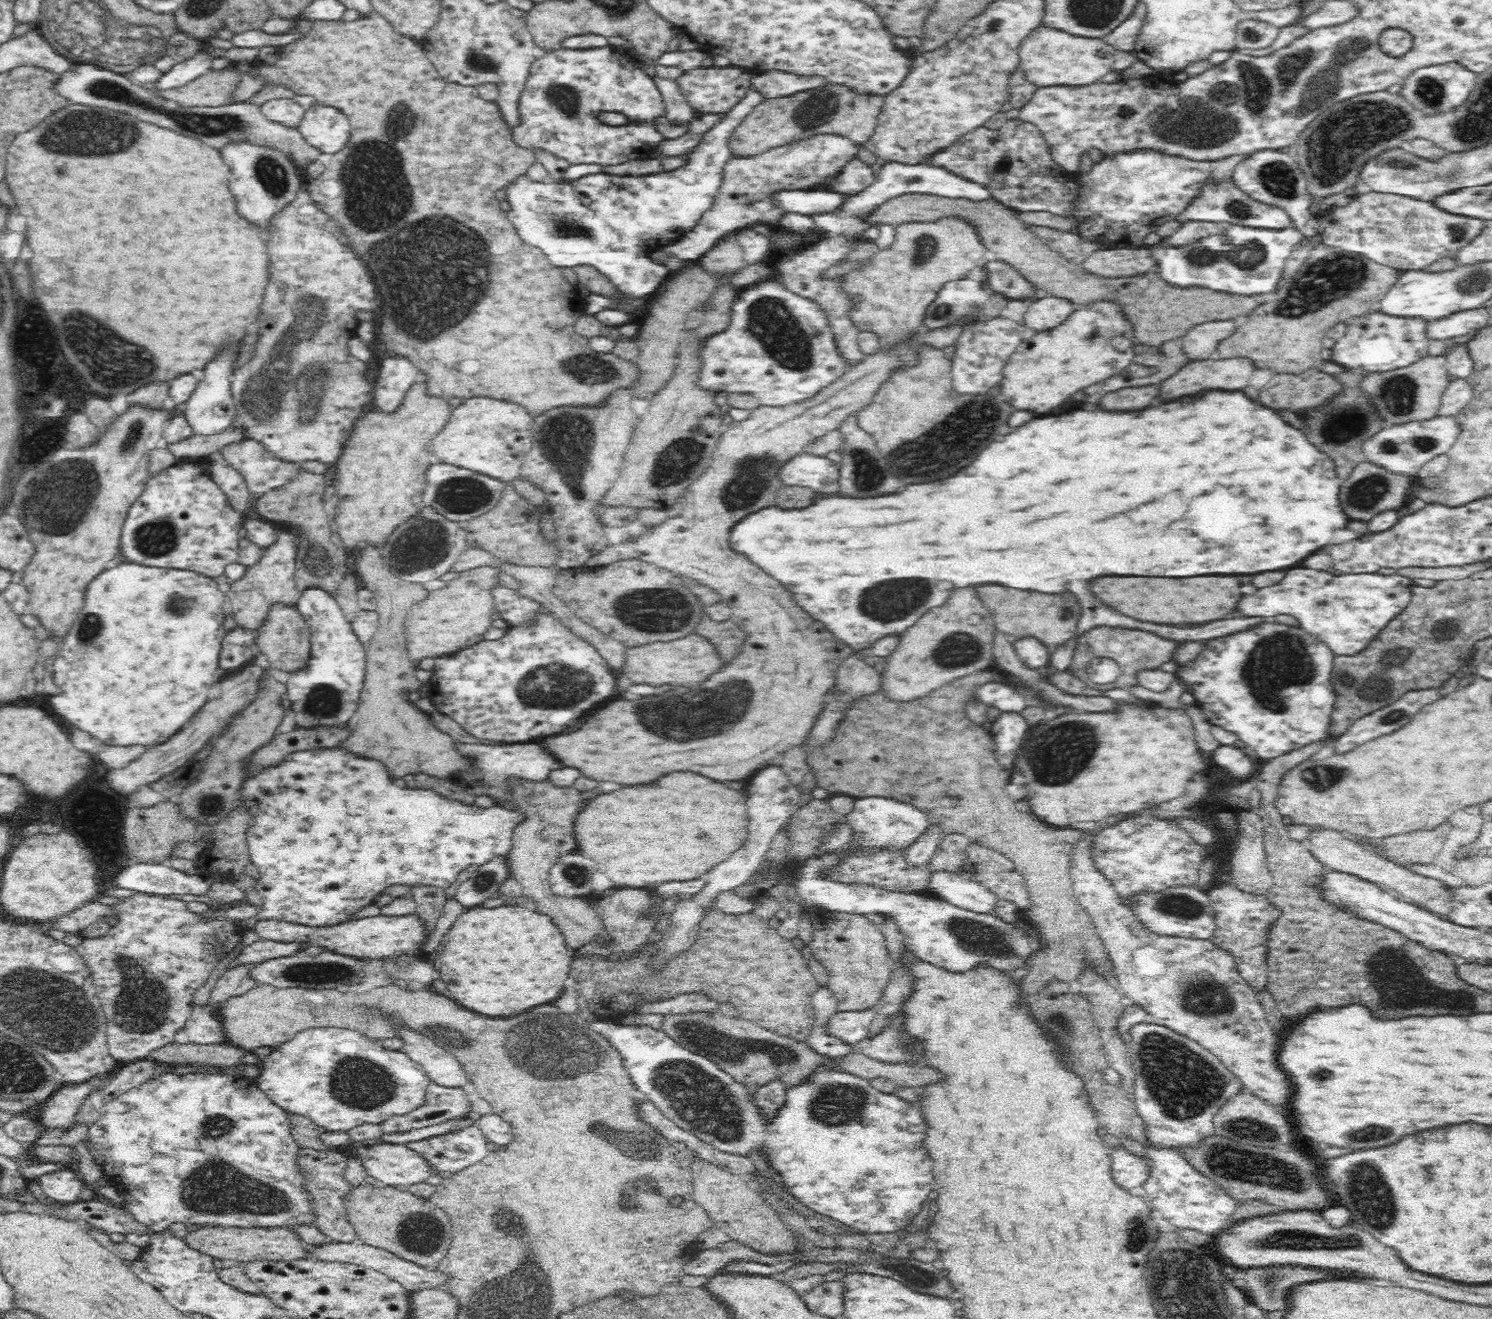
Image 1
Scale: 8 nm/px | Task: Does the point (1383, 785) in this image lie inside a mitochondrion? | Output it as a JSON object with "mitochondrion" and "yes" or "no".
{"mitochondrion":"no"}

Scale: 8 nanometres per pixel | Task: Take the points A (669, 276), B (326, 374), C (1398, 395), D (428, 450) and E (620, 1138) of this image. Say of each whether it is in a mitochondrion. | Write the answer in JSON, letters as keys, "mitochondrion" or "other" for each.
{"A":"other","B":"mitochondrion","C":"mitochondrion","D":"other","E":"mitochondrion"}

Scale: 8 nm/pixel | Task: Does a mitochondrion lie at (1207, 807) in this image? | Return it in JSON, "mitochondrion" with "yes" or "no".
{"mitochondrion":"no"}

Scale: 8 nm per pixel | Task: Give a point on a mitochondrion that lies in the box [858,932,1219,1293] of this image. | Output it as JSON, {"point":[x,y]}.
{"point":[1135,1226]}

